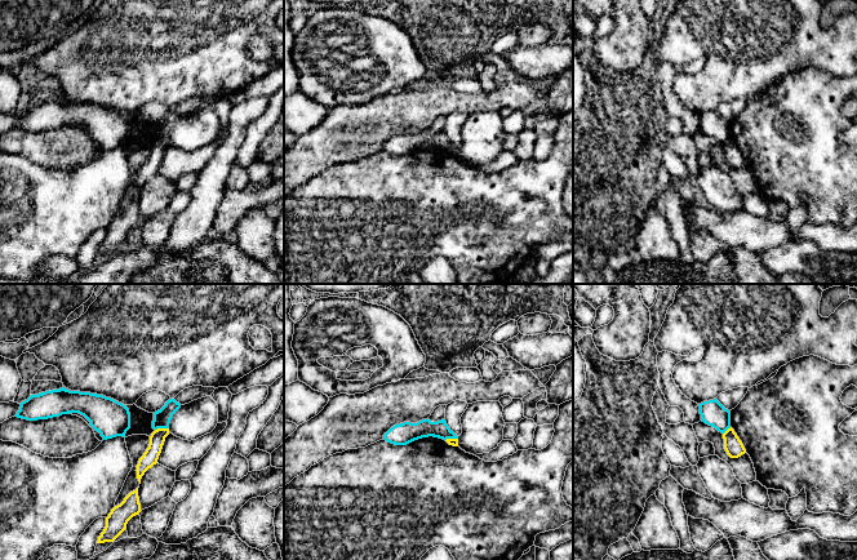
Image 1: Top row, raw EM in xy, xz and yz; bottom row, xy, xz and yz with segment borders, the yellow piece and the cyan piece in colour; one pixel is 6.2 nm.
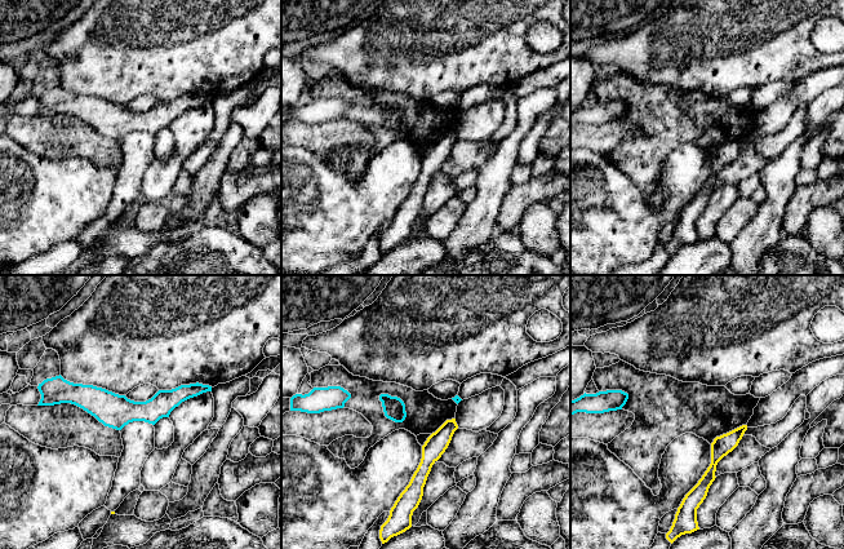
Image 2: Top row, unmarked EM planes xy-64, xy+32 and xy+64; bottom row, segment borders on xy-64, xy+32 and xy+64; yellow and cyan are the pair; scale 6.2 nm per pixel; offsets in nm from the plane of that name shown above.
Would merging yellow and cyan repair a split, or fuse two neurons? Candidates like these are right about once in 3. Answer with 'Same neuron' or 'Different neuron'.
Different neuron

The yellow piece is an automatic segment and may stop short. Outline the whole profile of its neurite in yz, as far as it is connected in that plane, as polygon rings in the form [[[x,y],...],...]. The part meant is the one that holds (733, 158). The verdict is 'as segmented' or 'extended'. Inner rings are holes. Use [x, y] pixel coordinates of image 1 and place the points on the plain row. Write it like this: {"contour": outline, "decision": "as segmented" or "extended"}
{"contour": [[[732,138],[723,145],[723,150],[724,160],[731,169],[738,169],[746,164],[742,152],[740,151],[740,148]]], "decision": "as segmented"}

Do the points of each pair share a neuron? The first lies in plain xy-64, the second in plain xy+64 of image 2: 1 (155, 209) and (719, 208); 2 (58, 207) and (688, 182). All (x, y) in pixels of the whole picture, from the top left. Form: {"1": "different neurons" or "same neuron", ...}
{"1": "different neurons", "2": "same neuron"}

